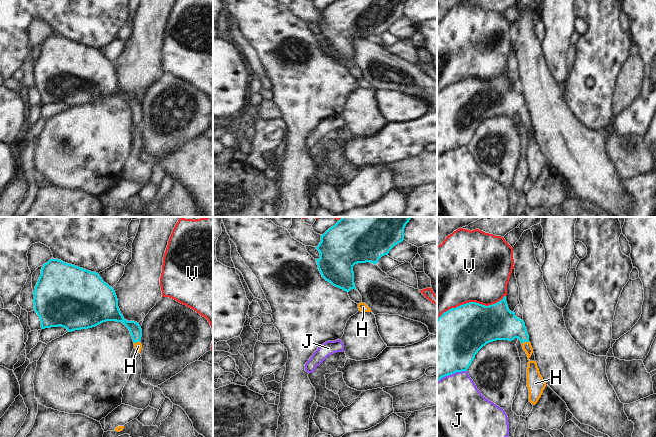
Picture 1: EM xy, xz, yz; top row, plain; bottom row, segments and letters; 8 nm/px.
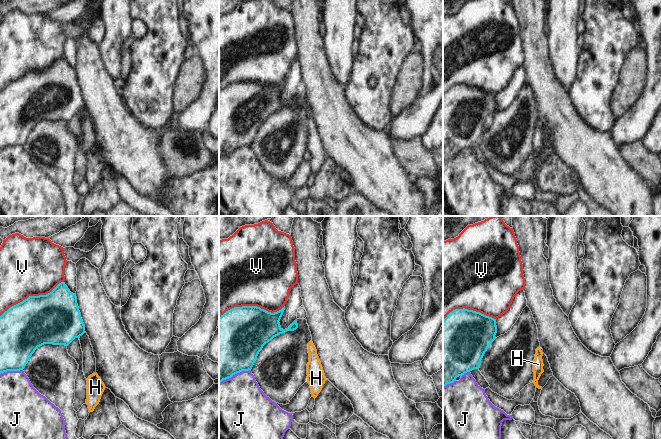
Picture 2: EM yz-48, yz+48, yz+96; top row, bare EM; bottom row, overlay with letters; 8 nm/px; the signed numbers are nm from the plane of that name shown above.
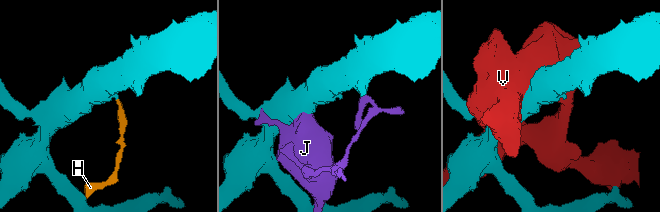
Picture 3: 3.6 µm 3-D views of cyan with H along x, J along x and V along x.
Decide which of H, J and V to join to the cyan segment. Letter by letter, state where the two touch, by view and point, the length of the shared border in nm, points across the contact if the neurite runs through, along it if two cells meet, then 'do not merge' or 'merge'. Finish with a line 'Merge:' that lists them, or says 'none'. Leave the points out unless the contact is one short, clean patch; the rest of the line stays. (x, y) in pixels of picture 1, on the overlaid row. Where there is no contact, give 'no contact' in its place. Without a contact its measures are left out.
H: meets cyan in yz at (525, 341); contact 60 nm long; runs through yz (500, 323), (512, 327), (525, 341), (532, 370); merge
J: meets cyan in yz at (451, 373); contact 260 nm long; do not merge
V: meets cyan in yz at (470, 302); contact 600 nm long; do not merge
Merge: H

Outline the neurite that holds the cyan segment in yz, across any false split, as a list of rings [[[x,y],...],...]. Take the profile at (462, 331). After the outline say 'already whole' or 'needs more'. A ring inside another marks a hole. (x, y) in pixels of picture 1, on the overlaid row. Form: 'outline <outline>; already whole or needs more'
outline [[[506,296],[499,302],[485,306],[469,302],[444,312],[437,319],[437,382],[456,372],[467,371],[475,355],[487,343],[496,340],[512,341],[518,338],[528,360],[533,353],[529,335],[523,320],[511,312],[506,302]]]; needs more

